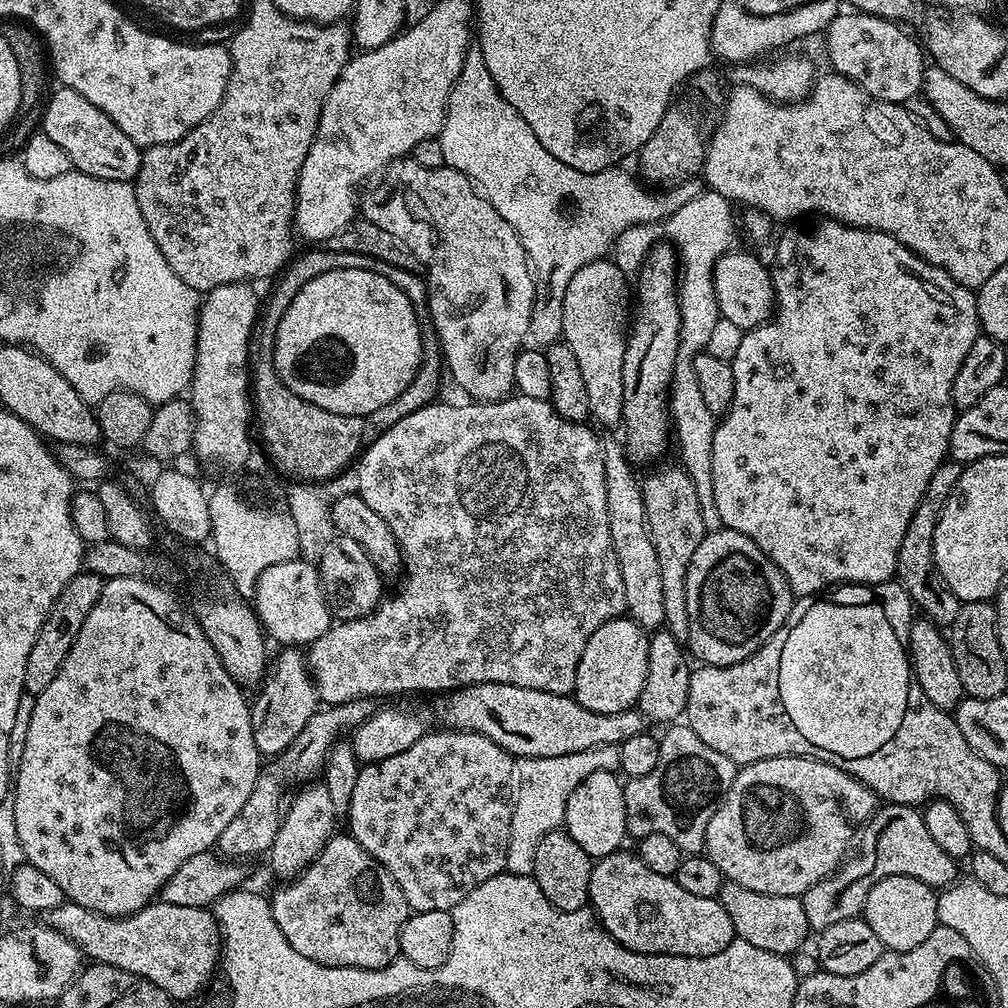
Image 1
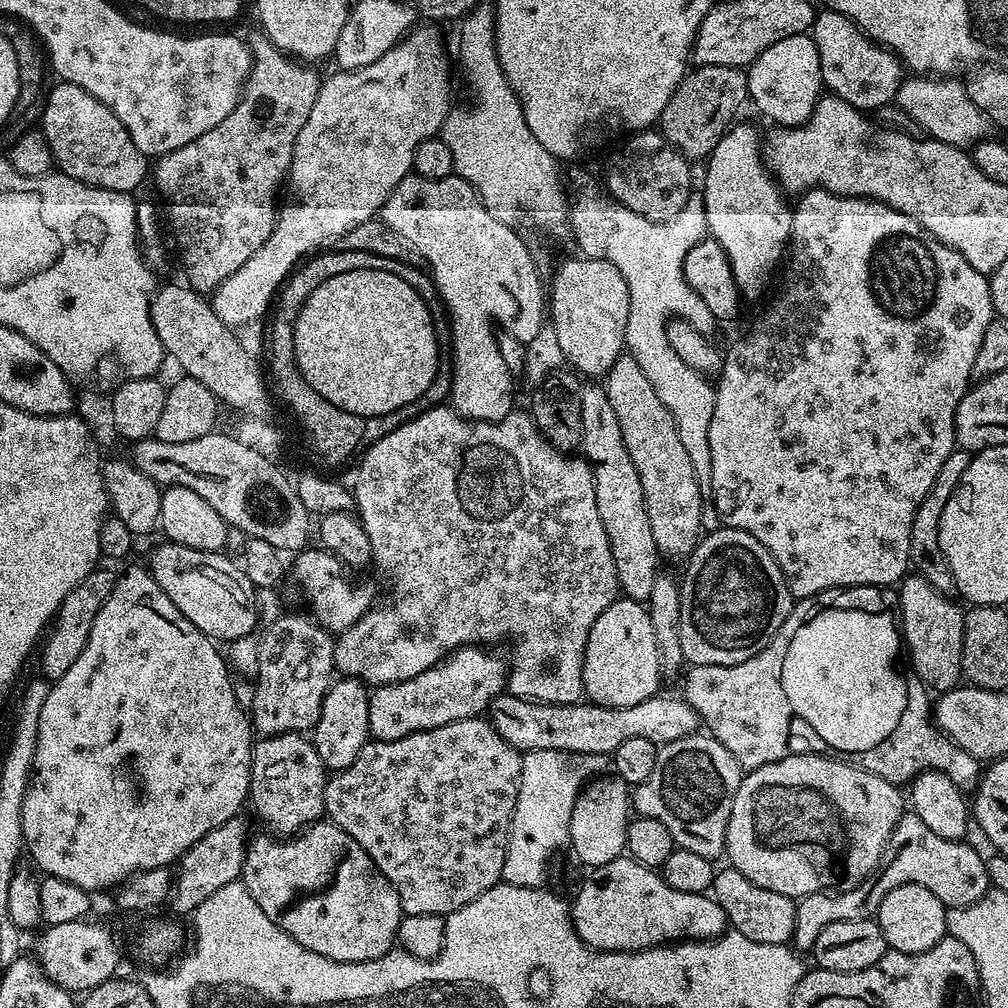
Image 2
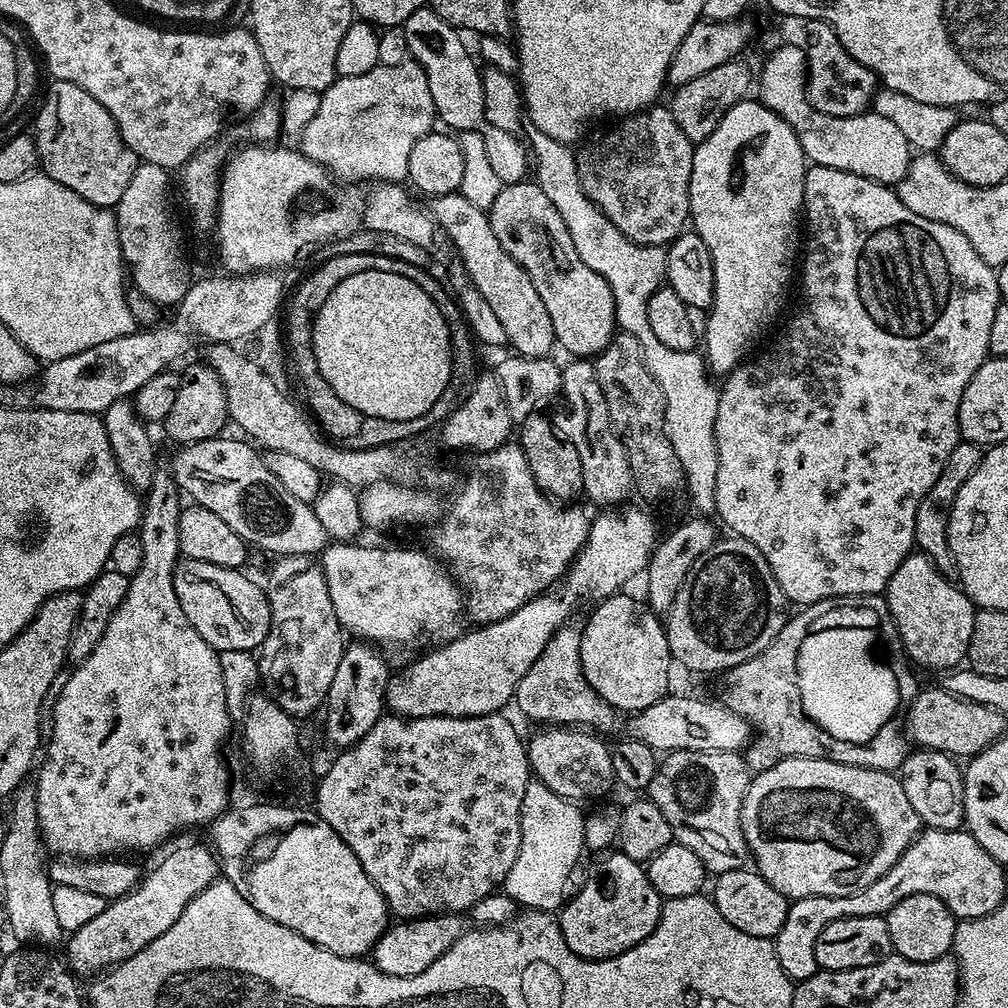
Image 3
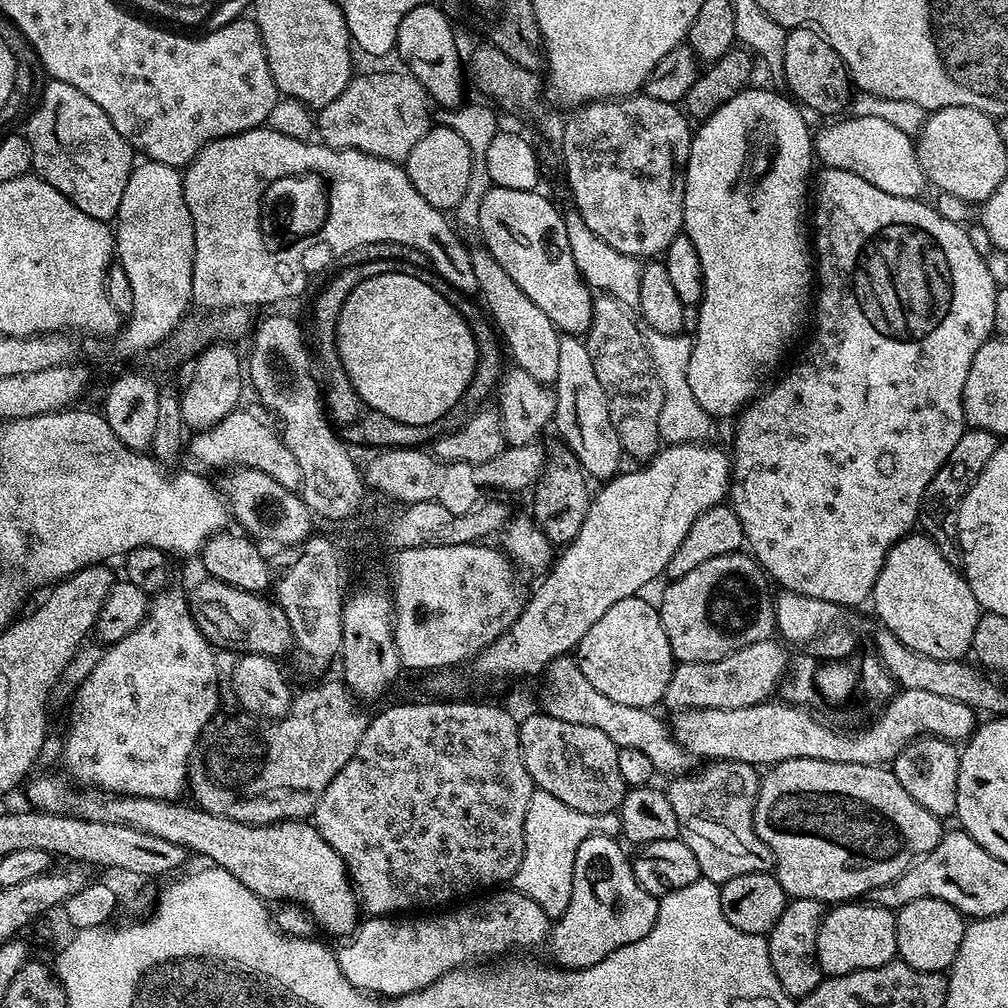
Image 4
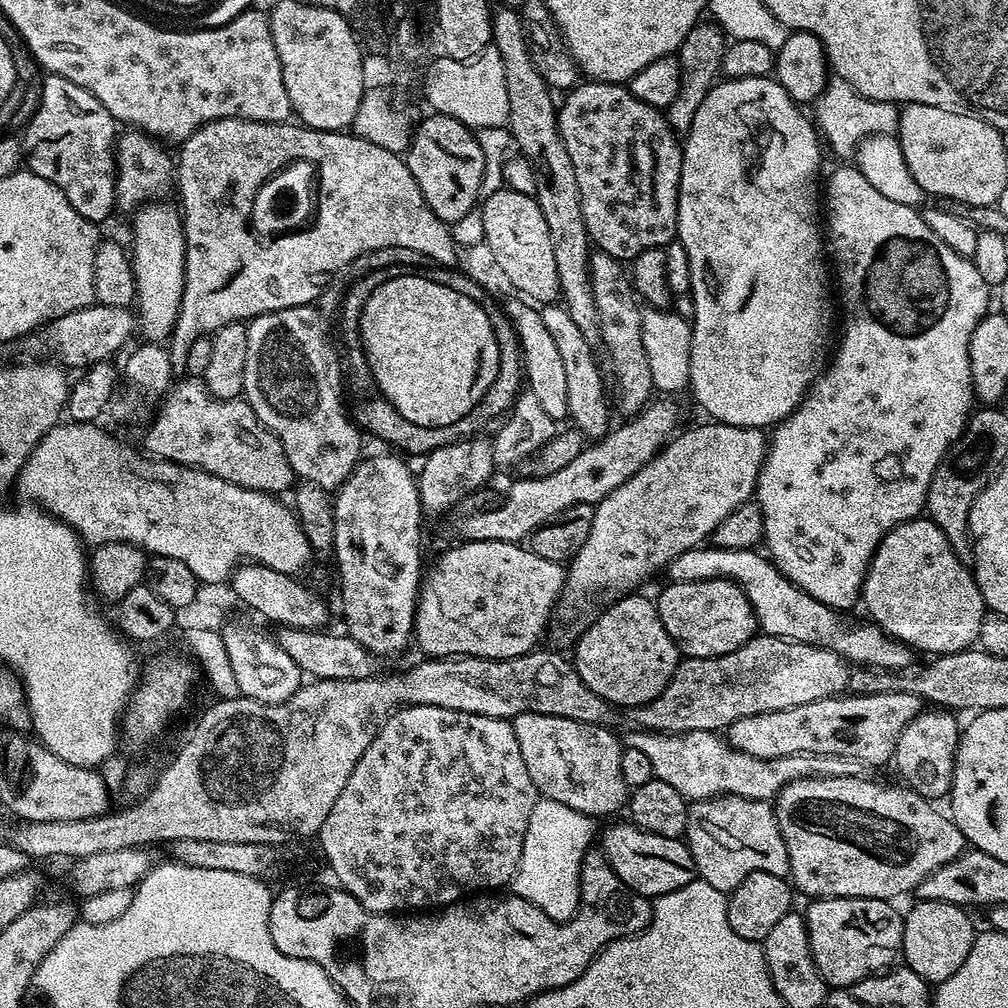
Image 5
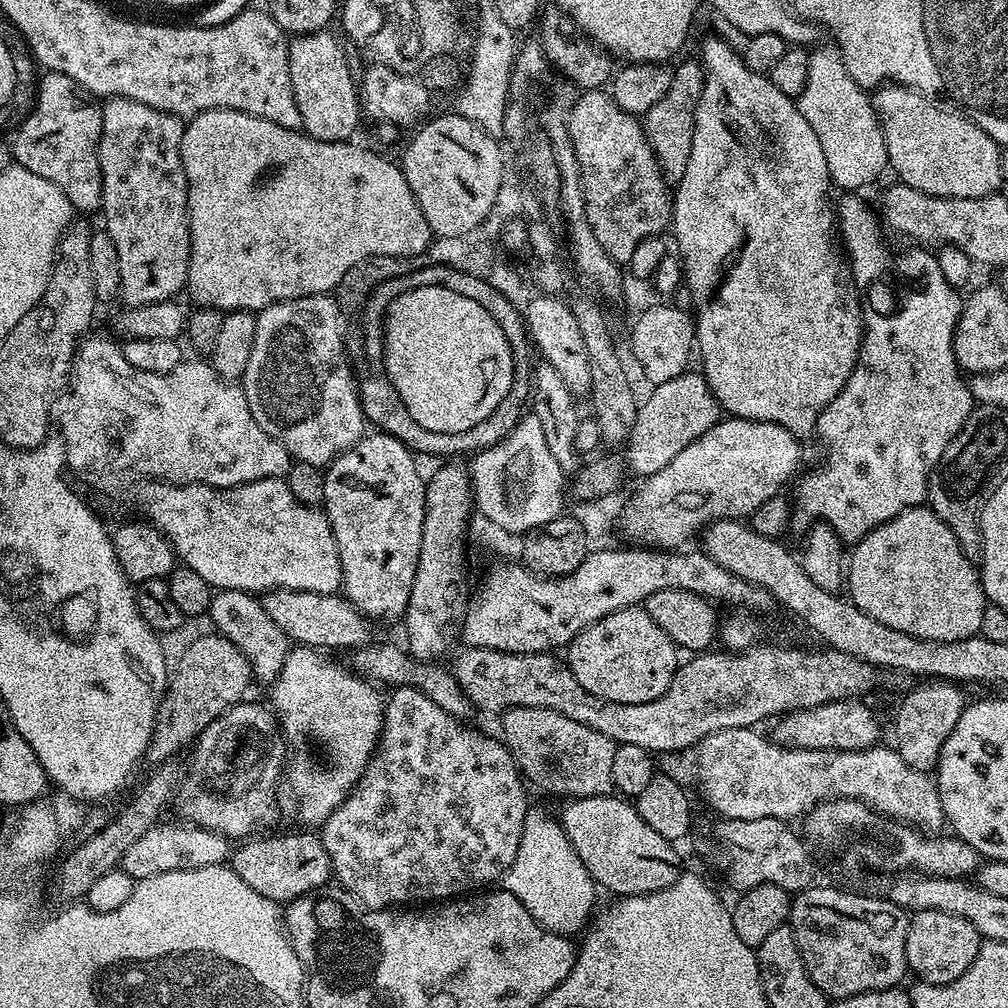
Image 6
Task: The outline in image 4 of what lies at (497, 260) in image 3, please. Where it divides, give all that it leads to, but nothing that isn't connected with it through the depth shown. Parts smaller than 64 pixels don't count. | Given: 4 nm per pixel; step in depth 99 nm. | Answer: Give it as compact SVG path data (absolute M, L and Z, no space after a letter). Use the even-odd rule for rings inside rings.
M486 250L479 251L472 252L472 261L480 292L484 296L482 304L487 315L494 321L511 359L512 356L516 359L513 360L515 367L526 370L526 374L534 374L538 382L555 385L558 378L558 342L561 333L554 326L554 322L550 322L550 318L546 318L546 314L542 314L542 310L538 310L538 306L534 306L534 302L530 302L530 298L526 298L522 290L518 290L518 282L514 282L514 278L510 278L510 274L506 274L506 270L498 266L496 259Z

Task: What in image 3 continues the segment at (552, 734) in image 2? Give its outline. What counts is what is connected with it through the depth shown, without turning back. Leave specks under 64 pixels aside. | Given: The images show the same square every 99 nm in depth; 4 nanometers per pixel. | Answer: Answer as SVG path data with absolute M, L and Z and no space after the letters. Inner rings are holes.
M666 695L629 720L632 721L628 724L627 735L633 740L646 742L646 746L660 754L678 750L740 752L750 740L750 726L738 714L724 707L723 703L699 700L696 696Z

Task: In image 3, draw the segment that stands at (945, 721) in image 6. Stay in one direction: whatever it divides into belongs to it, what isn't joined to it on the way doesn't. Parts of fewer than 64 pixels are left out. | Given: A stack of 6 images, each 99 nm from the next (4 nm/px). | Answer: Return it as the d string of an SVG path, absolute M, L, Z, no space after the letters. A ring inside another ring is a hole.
M912 750L898 770L902 790L906 790L906 799L914 806L924 828L938 830L963 829L964 822L964 777L962 768L953 757L944 752L931 750Z

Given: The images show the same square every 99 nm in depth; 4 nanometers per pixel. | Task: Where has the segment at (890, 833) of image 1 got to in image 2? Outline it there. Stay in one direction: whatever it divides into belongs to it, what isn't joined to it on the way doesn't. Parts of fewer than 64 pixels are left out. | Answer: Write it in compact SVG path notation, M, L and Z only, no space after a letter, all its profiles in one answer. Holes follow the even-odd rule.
M905 814L894 826L888 839L888 847L884 849L882 863L871 879L845 892L839 890L815 892L796 900L791 943L797 949L810 950L814 942L818 942L818 934L822 934L822 930L826 930L830 922L866 920L875 917L882 898L886 898L886 894L890 894L894 886L907 884L926 886L926 890L930 890L934 898L942 901L945 909L970 906L981 900L990 890L988 865L983 855L980 857L964 840L951 840L933 834L924 825L922 818Z

